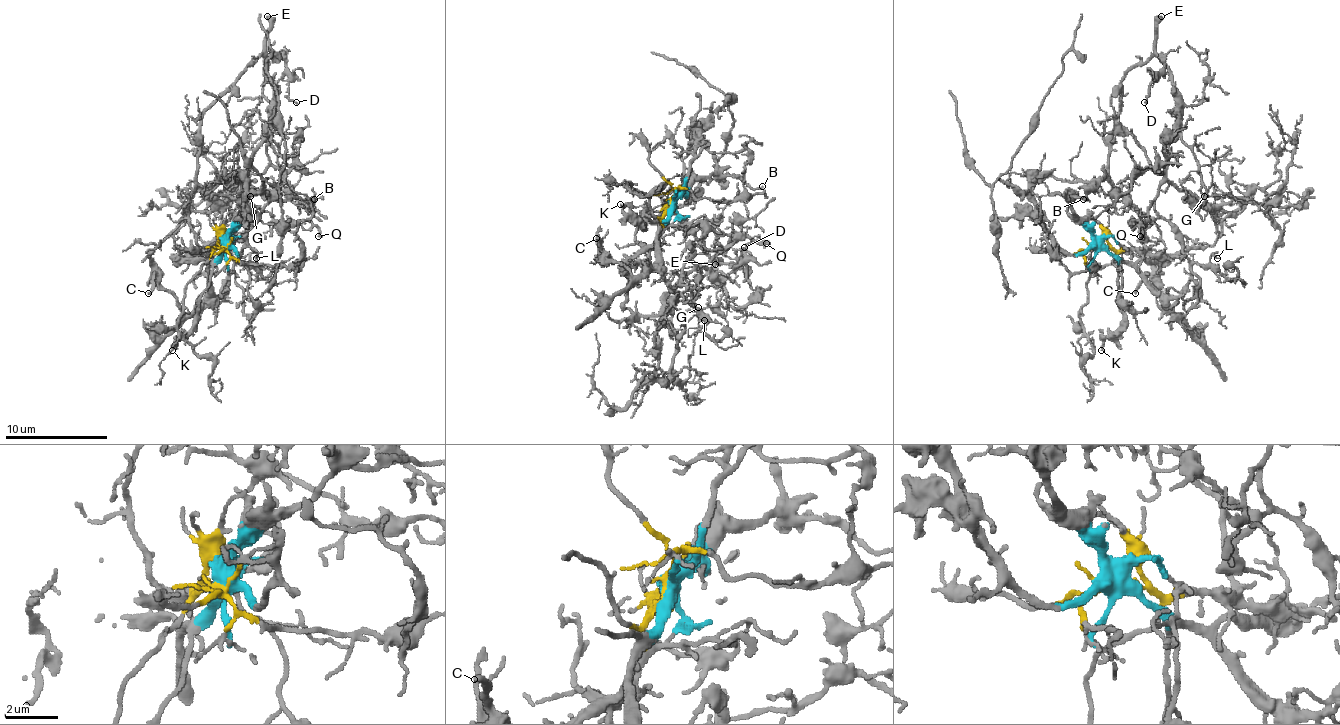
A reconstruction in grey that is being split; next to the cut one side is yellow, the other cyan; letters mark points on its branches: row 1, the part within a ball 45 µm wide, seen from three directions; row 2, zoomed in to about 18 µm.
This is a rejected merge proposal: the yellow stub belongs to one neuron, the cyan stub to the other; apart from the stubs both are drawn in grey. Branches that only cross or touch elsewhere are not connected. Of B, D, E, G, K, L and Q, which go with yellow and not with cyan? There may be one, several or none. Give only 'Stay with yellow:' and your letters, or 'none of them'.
Stay with yellow: D, E, G, L, Q

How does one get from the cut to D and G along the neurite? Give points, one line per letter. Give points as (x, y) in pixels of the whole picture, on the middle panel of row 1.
D: (671, 201), (653, 244), (635, 239), (645, 211), (663, 224), (683, 224), (717, 262), (732, 267), (745, 247)
G: (671, 201), (635, 239), (645, 211), (683, 224), (722, 277), (666, 300), (681, 379), (699, 308)

